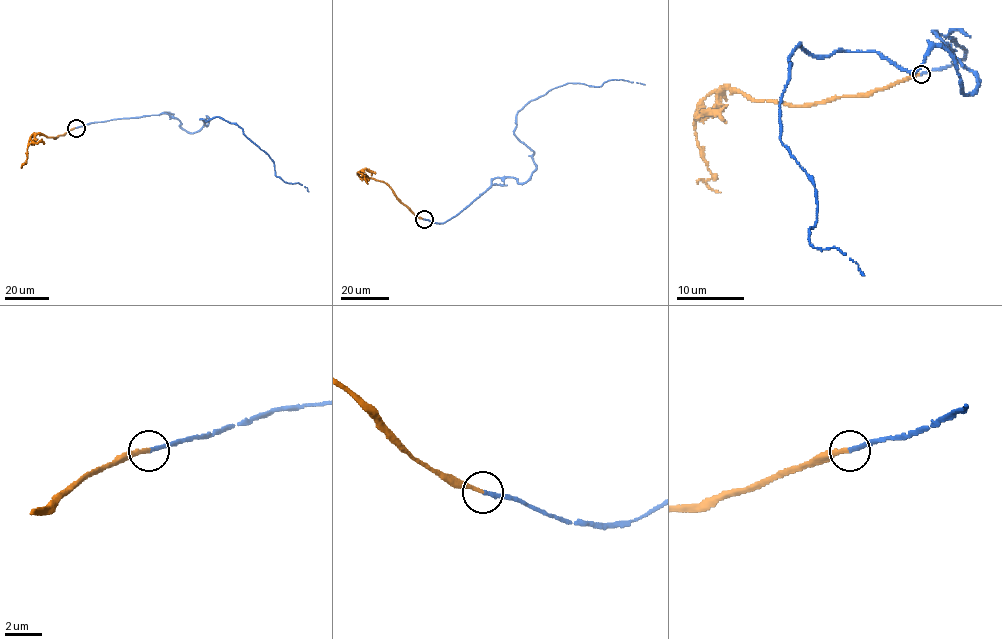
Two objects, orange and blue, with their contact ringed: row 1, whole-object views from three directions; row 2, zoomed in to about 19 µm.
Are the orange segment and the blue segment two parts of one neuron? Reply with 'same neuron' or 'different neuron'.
same neuron

